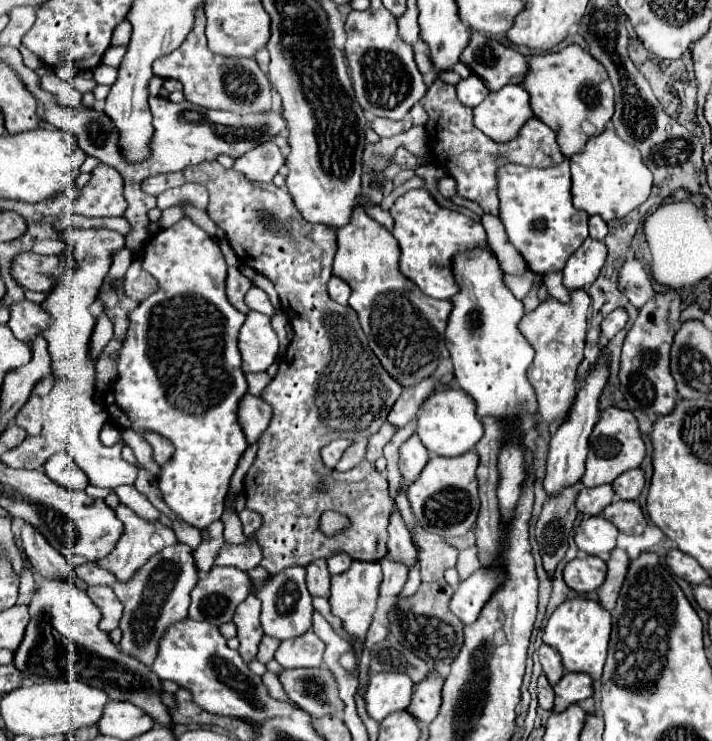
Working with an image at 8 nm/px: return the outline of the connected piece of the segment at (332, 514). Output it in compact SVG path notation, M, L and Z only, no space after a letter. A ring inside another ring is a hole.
M325 511L319 519L319 531L327 537L335 537L345 529L349 529L349 519L339 511Z

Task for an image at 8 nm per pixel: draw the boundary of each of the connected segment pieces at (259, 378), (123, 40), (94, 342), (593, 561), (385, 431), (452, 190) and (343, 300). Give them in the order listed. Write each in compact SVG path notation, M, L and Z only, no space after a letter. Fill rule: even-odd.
M257 373L257 375L247 375L247 393L251 395L261 395L261 391L267 387L271 377L267 373Z
M123 19L123 23L119 23L113 33L111 45L129 45L129 39L131 39L131 23Z
M102 312L95 325L91 336L91 358L94 363L97 362L99 355L114 335L113 323L105 312Z
M581 555L569 561L563 569L565 583L575 589L577 593L591 593L595 591L607 575L607 565L603 559L595 555Z
M385 423L371 439L369 439L369 445L367 445L367 461L373 463L375 459L379 459L383 455L383 447L385 443L397 433L397 427L391 427L391 423Z
M443 177L439 181L439 191L441 191L443 197L455 197L457 195L457 187L455 187L453 177Z
M331 275L331 279L329 279L329 297L331 297L333 301L341 303L341 305L347 305L349 293L351 293L349 285L347 285L347 283L345 283L341 277Z

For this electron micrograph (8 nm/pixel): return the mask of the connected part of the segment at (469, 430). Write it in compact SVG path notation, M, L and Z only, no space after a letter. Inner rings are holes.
M445 389L431 393L419 409L417 435L421 437L421 443L431 455L457 457L471 451L483 437L483 425L475 413L475 401L461 389Z

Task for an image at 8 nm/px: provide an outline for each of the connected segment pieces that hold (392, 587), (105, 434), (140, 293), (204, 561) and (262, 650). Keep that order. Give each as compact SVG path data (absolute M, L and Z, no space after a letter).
M381 559L381 565L383 565L383 581L379 587L379 595L393 597L403 589L407 581L407 569L397 563L389 563L387 559Z
M105 425L105 427L103 427L103 431L101 431L101 441L103 441L103 445L117 445L117 443L121 441L119 431L117 431L115 427Z
M142 259L132 261L127 275L125 275L125 295L141 303L145 297L149 297L153 291L157 291L157 279L153 275L145 273L141 269Z
M213 521L207 527L207 535L209 535L209 539L203 539L193 553L197 568L199 571L204 572L211 570L218 552L225 544L223 538L223 521Z
M263 637L261 645L259 645L259 653L257 653L257 661L261 661L263 665L267 665L269 661L273 661L273 655L279 647L279 641L275 639L269 639L269 637Z

